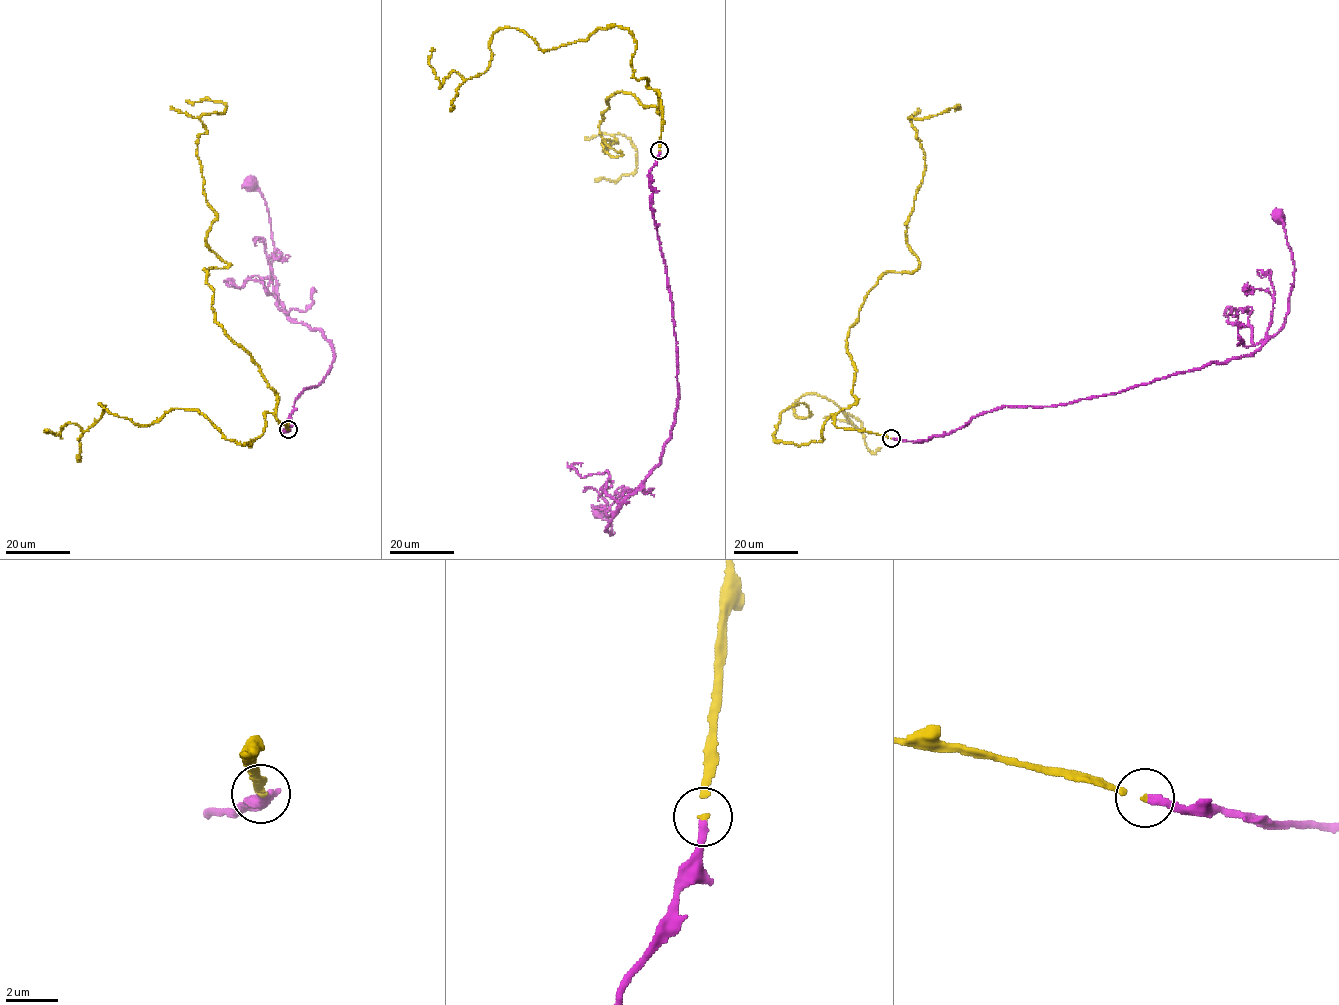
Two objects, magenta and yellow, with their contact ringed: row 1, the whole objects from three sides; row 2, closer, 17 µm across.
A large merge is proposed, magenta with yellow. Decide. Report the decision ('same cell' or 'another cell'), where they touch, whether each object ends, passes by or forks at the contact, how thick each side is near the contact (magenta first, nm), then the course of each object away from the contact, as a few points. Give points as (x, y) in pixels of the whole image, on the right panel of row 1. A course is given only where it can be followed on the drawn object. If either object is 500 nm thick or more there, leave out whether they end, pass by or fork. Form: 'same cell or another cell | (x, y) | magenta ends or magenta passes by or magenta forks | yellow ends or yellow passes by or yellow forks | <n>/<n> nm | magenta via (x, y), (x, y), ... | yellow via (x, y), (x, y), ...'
same cell | (891, 438) | magenta ends | yellow ends | 280/160 nm | magenta via (891, 438), (927, 441), (1006, 406), (1069, 404), (1250, 355), (1283, 326), (1288, 310), (1294, 264), (1280, 217) | yellow via (890, 438), (835, 423), (856, 401), (849, 329), (881, 275), (919, 267), (909, 118), (960, 108)

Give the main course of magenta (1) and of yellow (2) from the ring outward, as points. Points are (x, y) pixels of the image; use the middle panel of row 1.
1: (659, 151), (649, 186), (676, 341), (676, 410), (658, 464), (606, 527), (610, 535), (610, 522), (601, 514)
2: (659, 150), (658, 91), (658, 112), (616, 92), (603, 151), (624, 134), (636, 169), (595, 181)

